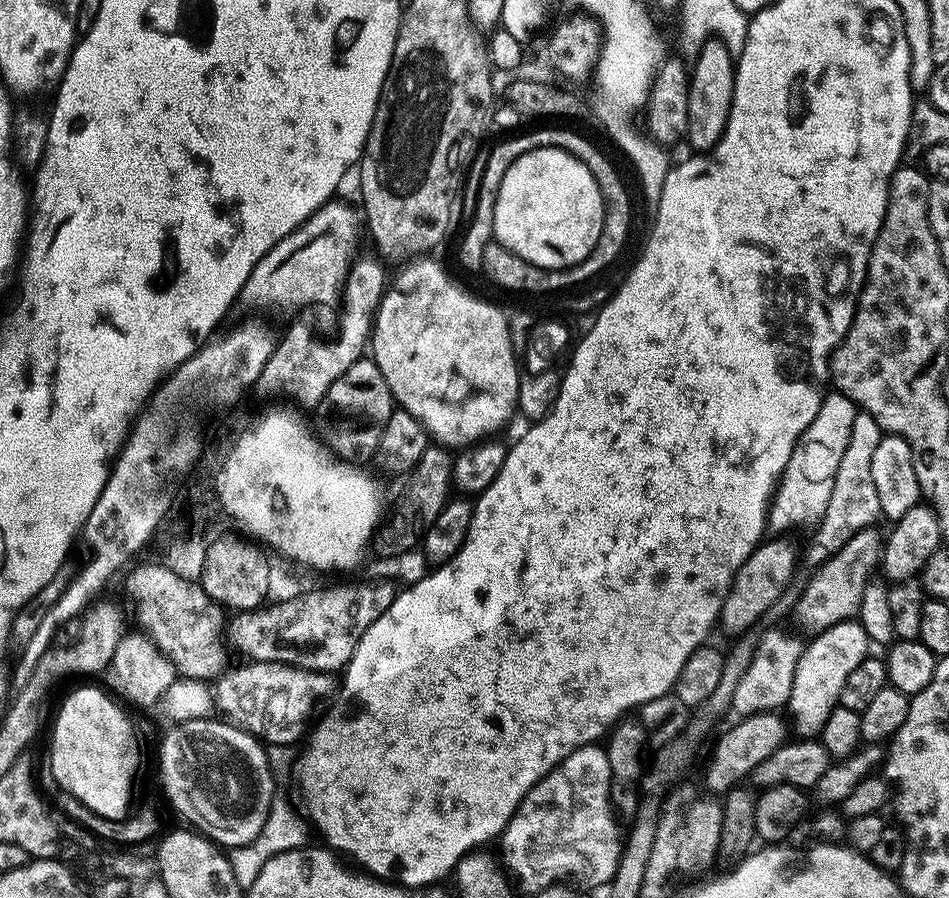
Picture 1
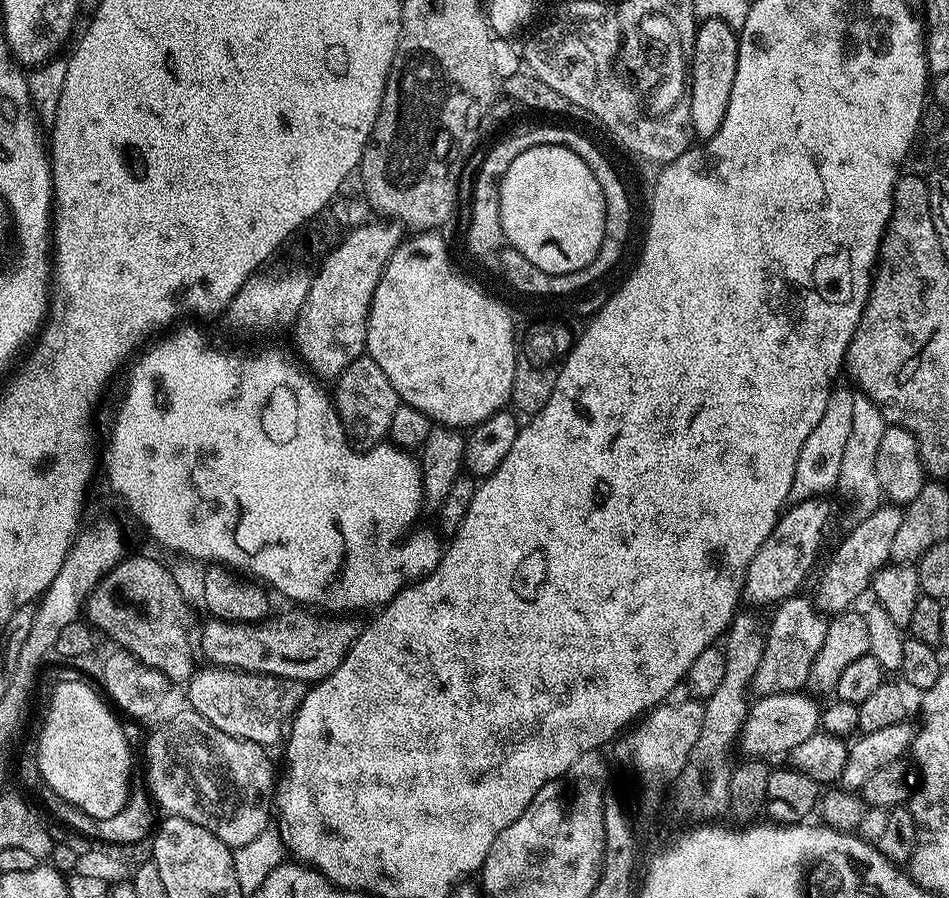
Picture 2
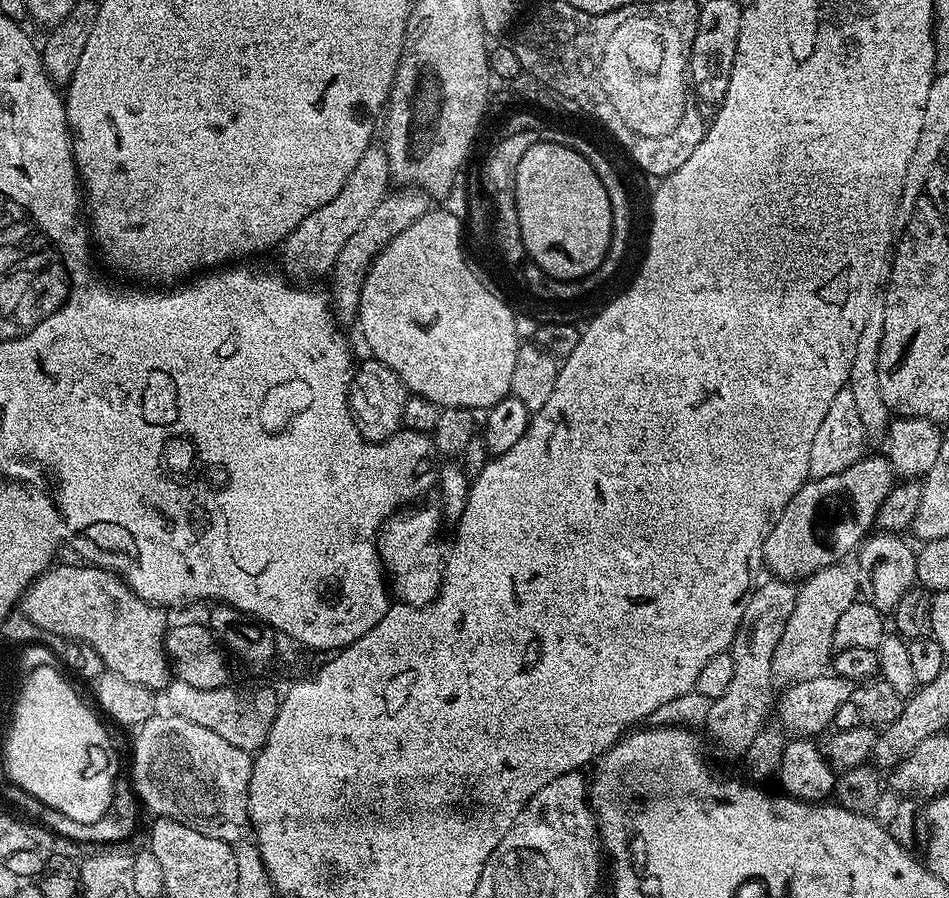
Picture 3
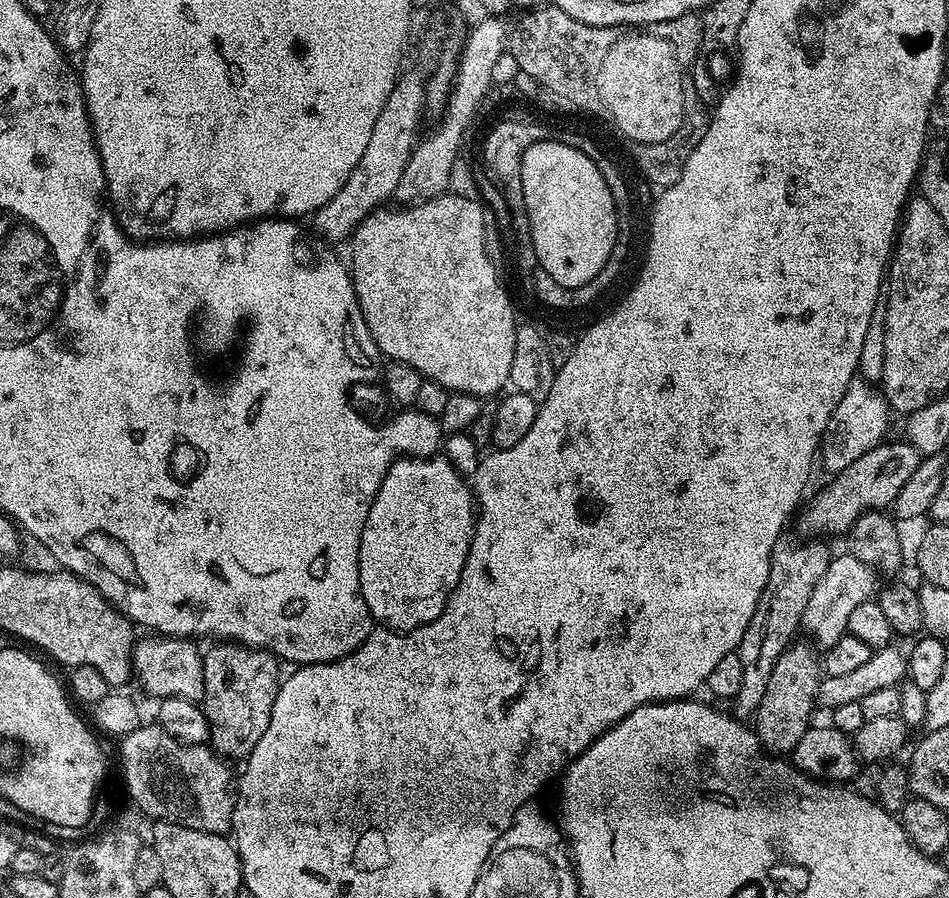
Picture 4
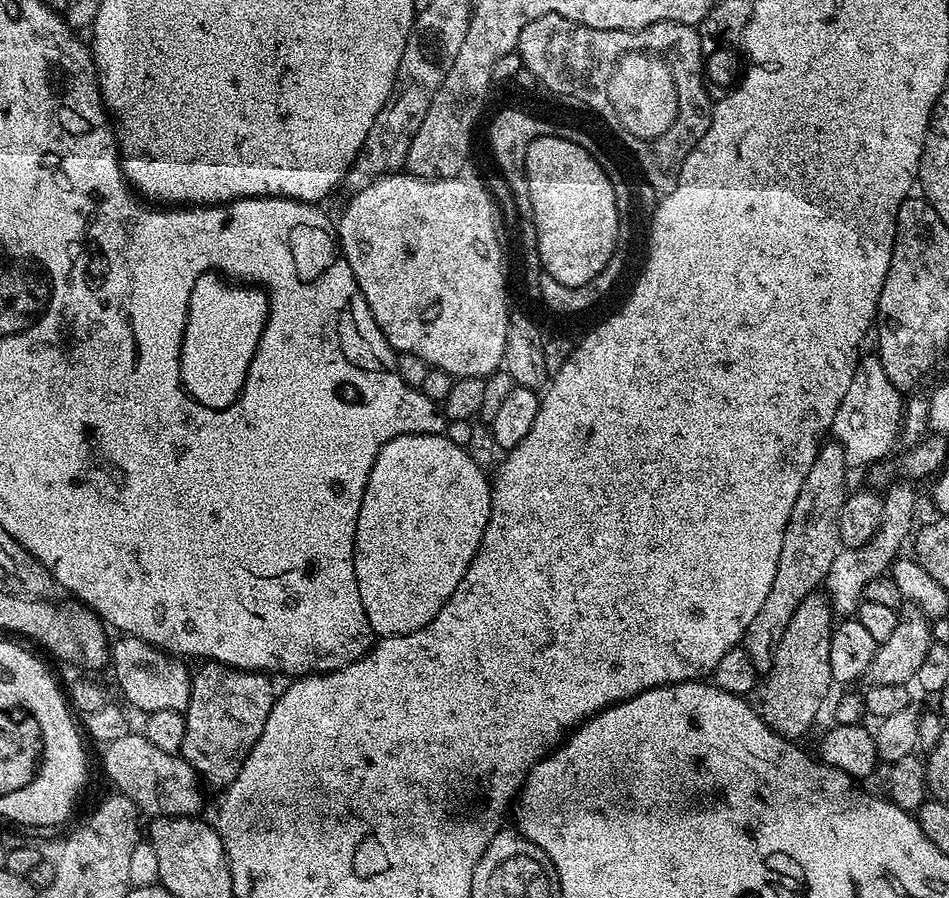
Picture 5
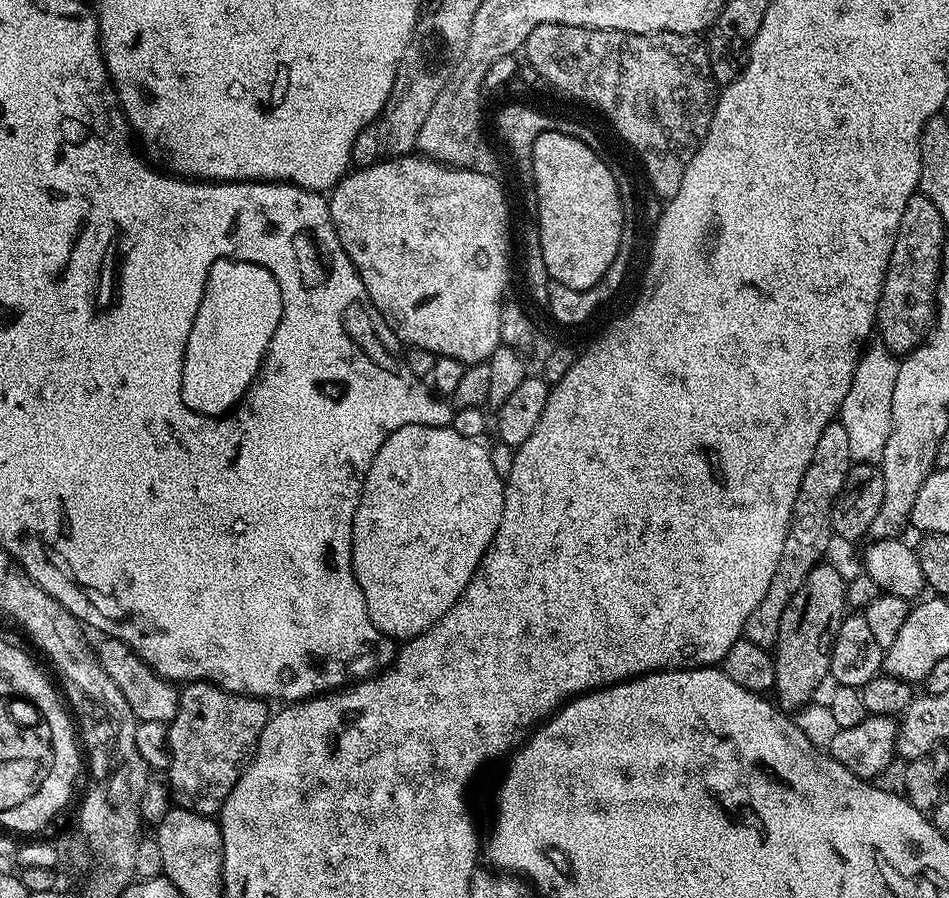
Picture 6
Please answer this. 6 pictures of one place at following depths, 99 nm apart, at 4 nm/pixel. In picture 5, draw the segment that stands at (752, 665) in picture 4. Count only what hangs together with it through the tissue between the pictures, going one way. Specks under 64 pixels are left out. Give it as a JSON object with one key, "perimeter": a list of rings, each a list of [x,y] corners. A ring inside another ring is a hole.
{"perimeter":[[[832,438],[821,443],[814,466],[810,466],[810,474],[806,474],[802,482],[802,490],[794,502],[794,510],[790,510],[790,518],[782,534],[782,554],[778,554],[774,586],[770,586],[766,602],[762,602],[758,615],[754,617],[754,622],[750,622],[742,641],[757,673],[765,674],[771,670],[775,648],[783,631],[794,618],[794,610],[798,610],[800,603],[827,581],[834,566],[834,558],[841,551],[840,508],[844,505],[844,483],[848,475],[850,469],[844,462],[844,451],[839,442]]]}

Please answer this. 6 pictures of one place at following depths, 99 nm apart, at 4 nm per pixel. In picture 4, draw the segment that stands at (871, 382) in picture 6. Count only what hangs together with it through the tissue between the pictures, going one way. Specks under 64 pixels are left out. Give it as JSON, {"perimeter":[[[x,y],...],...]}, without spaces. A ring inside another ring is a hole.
{"perimeter":[[[853,378],[846,394],[842,394],[842,402],[834,410],[834,414],[828,423],[826,439],[822,444],[822,460],[829,468],[829,473],[835,474],[846,470],[862,454],[866,454],[872,448],[876,448],[885,439],[888,432],[888,416],[890,409],[887,400],[879,391],[871,388],[872,384],[864,378]]]}

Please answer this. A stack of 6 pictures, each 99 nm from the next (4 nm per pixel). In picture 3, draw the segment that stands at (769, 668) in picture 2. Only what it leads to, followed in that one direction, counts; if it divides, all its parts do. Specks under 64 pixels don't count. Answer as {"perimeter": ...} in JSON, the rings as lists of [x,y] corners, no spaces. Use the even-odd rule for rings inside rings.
{"perimeter":[[[834,563],[815,572],[799,585],[790,622],[786,622],[786,630],[782,630],[782,638],[778,641],[778,650],[774,650],[772,674],[777,681],[784,680],[785,685],[790,685],[797,680],[818,678],[829,671],[834,655],[834,625],[838,617],[858,600],[857,577],[840,567],[844,566]]]}

